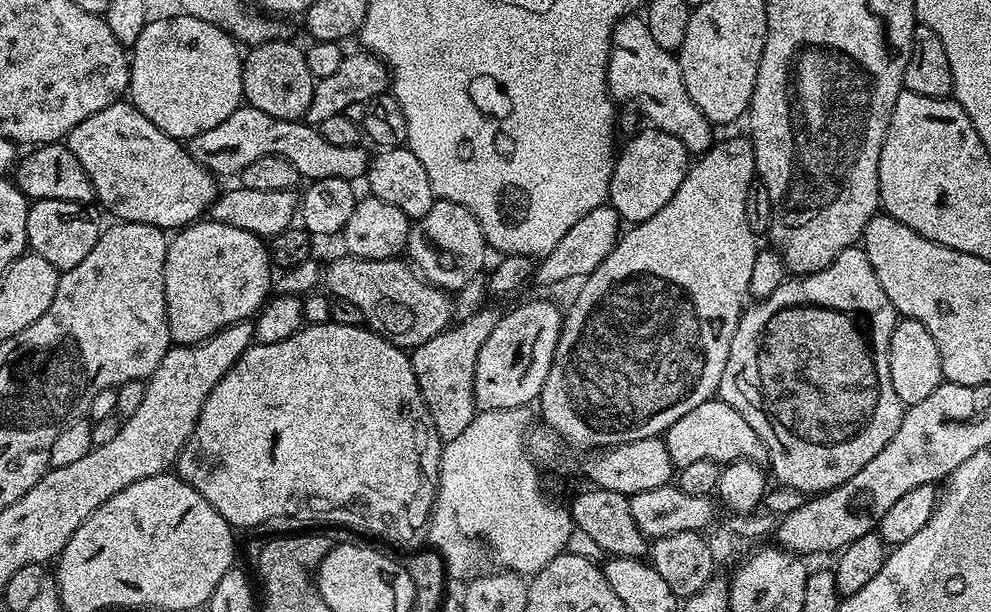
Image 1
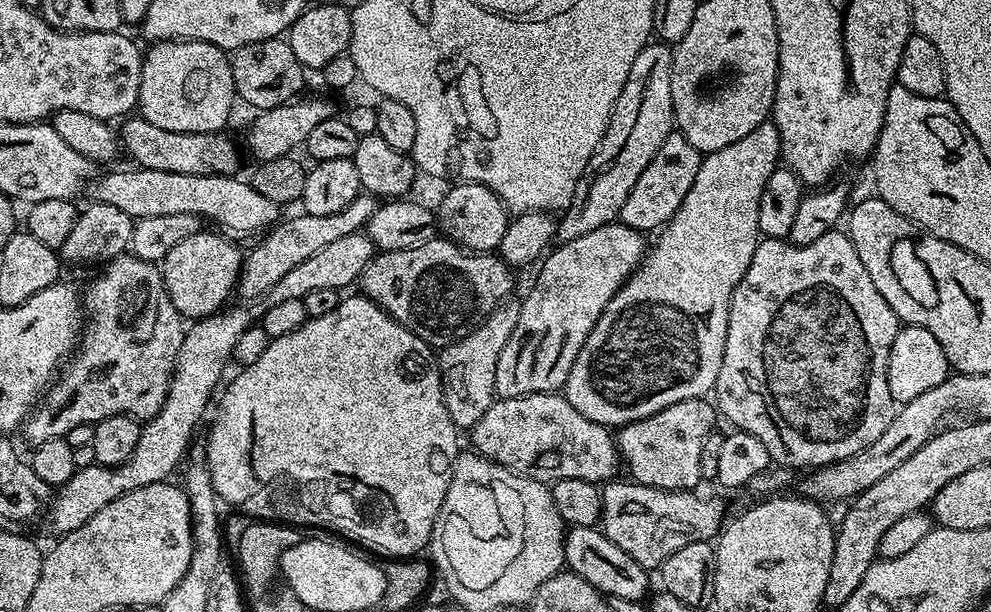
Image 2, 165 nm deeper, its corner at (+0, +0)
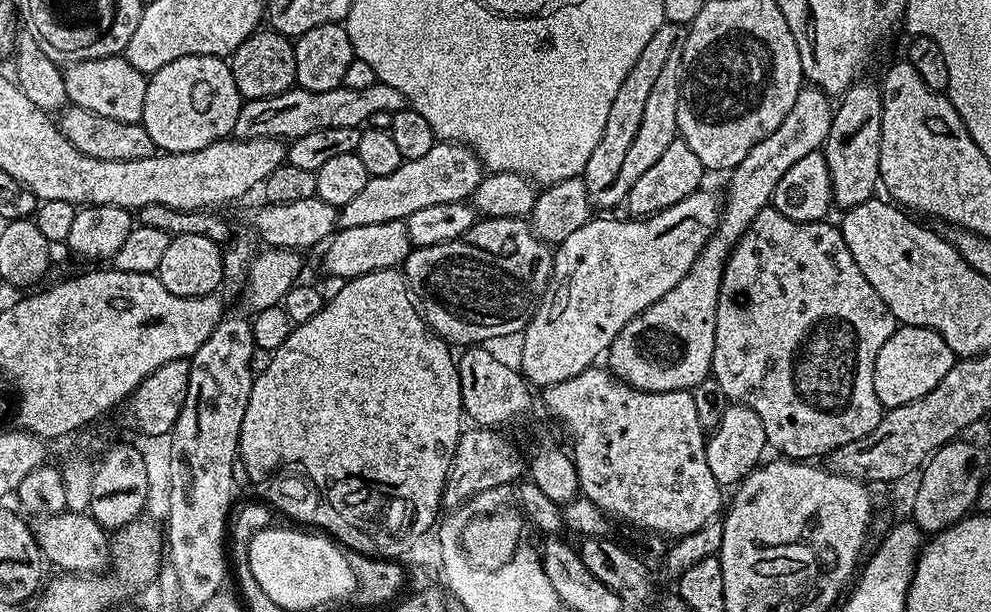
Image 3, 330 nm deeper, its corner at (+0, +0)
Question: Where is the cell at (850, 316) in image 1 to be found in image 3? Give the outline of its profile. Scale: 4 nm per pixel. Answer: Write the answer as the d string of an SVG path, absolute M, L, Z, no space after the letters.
M771 206L763 208L754 220L750 222L747 230L742 234L742 238L736 244L736 248L729 254L728 261L724 266L724 273L721 276L720 289L718 290L718 314L716 315L716 325L714 326L714 354L712 355L712 371L710 374L718 382L718 386L722 386L722 394L729 402L746 406L750 410L754 410L754 414L758 414L758 419L762 421L762 430L766 430L766 438L769 445L773 449L776 447L780 451L777 453L781 457L801 462L808 462L816 458L812 456L827 457L828 453L833 452L838 446L846 446L846 442L854 442L854 438L862 438L866 434L870 434L870 430L874 430L874 426L878 426L882 415L882 406L878 402L878 394L874 394L874 362L878 358L878 350L882 350L886 338L893 336L898 327L897 320L888 311L887 306L882 302L882 298L878 298L878 290L874 290L874 286L870 286L870 282L866 282L866 274L862 274L862 270L858 270L858 262L854 262L854 254L850 254L850 246L846 246L844 236L841 234L839 227L835 223L828 223L803 224L802 222L794 222L790 218L778 214L776 208Z

